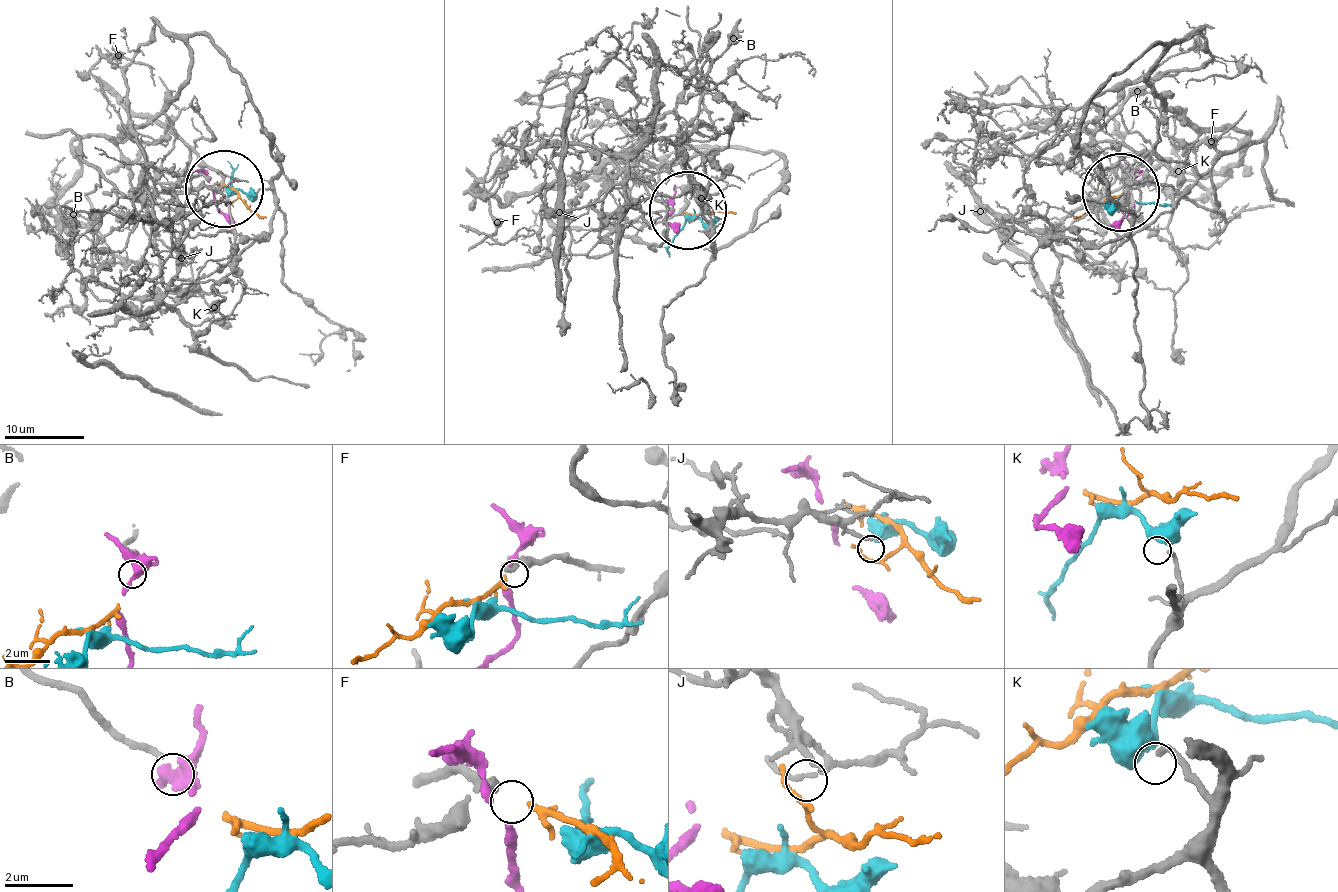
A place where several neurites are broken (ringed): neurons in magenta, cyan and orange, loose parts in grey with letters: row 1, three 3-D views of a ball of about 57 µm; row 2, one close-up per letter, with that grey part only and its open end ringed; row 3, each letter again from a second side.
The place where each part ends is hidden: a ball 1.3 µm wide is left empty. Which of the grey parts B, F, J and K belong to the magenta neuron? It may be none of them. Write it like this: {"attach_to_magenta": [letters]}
{"attach_to_magenta": ["B"]}

